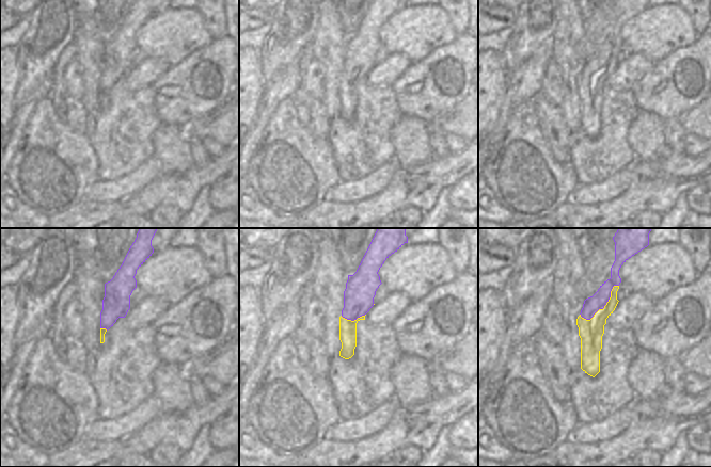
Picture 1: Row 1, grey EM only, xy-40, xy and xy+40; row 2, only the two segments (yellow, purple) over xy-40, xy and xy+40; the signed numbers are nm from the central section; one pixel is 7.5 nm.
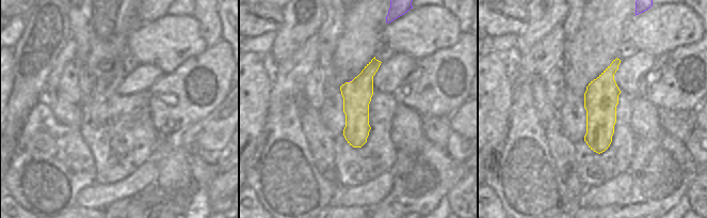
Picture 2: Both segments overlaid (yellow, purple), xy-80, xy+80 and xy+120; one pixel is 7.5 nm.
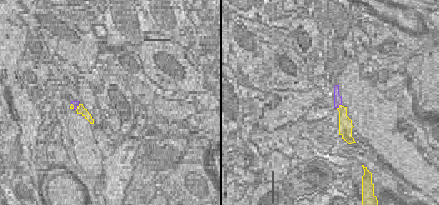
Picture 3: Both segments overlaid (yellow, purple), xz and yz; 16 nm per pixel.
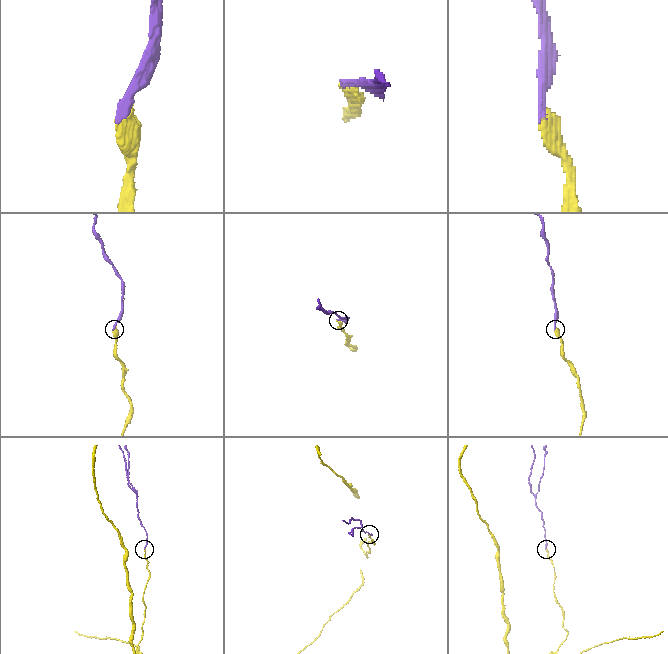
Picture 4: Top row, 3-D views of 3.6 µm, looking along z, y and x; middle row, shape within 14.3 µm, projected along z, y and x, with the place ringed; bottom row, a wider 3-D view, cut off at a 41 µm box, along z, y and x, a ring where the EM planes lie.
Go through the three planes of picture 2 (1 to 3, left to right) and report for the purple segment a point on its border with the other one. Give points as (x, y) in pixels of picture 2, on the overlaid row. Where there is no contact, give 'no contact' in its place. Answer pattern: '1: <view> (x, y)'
1: no contact
2: xy+80 (350, 81)
3: no contact

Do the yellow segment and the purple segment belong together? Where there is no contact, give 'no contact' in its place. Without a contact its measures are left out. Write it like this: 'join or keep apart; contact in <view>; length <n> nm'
join; contact in xy+40; length 380 nm

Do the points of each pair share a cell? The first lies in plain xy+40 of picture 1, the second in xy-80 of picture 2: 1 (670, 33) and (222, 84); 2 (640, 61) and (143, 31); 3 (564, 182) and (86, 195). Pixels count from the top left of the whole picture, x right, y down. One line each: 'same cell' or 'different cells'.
1: different cells
2: different cells
3: different cells

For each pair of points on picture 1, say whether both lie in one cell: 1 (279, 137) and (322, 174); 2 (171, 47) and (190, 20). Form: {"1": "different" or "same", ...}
{"1": "same", "2": "same"}

